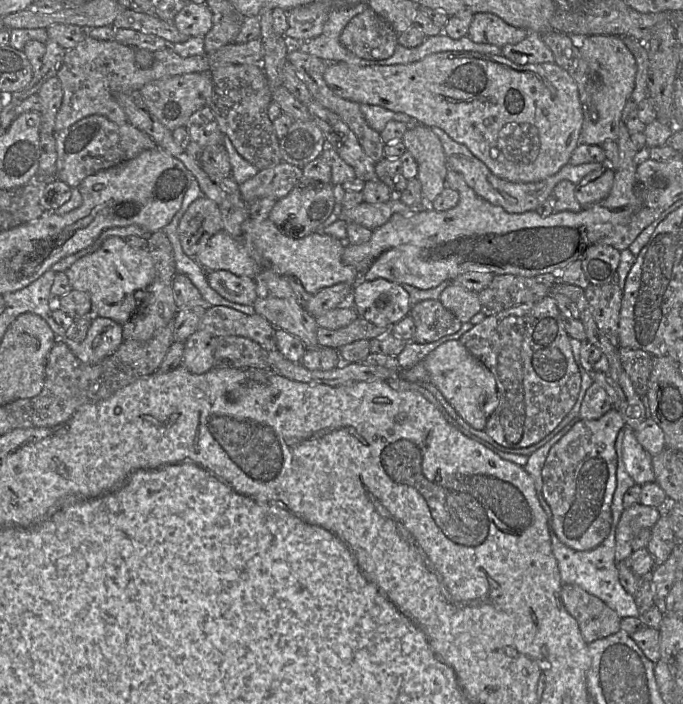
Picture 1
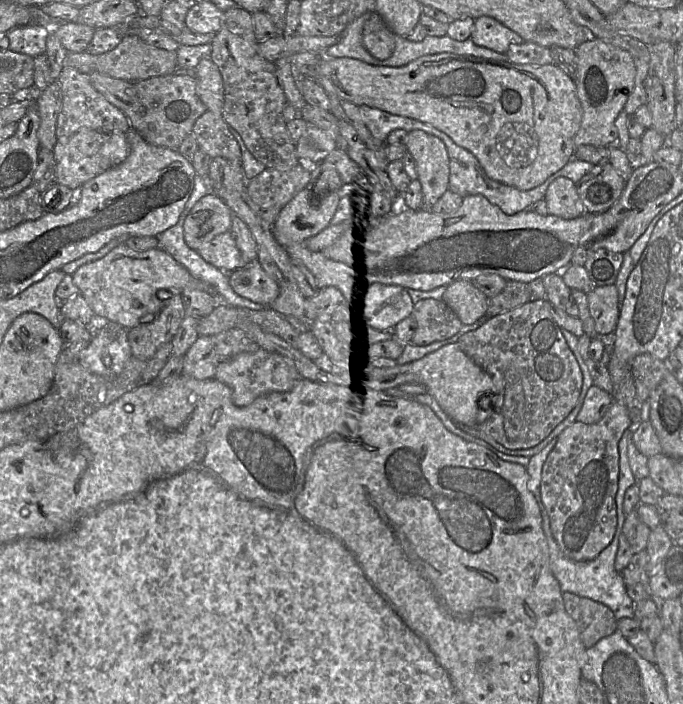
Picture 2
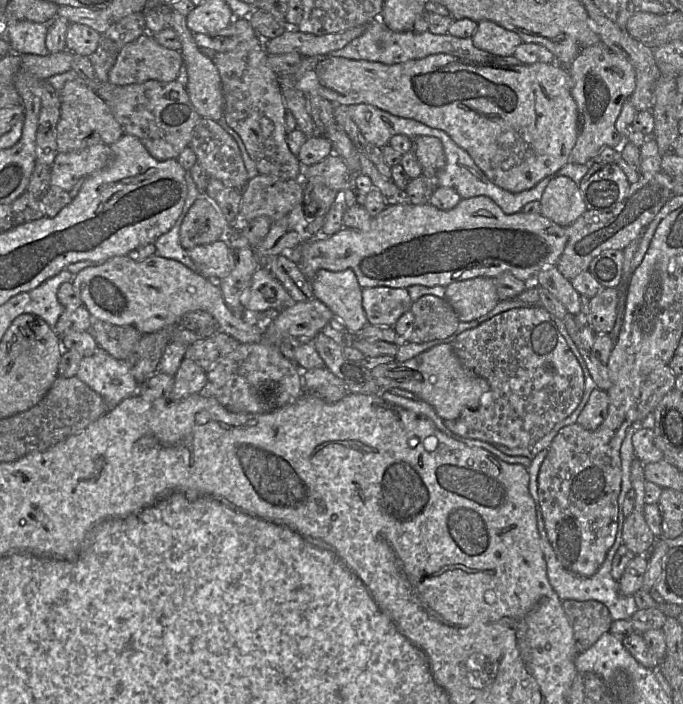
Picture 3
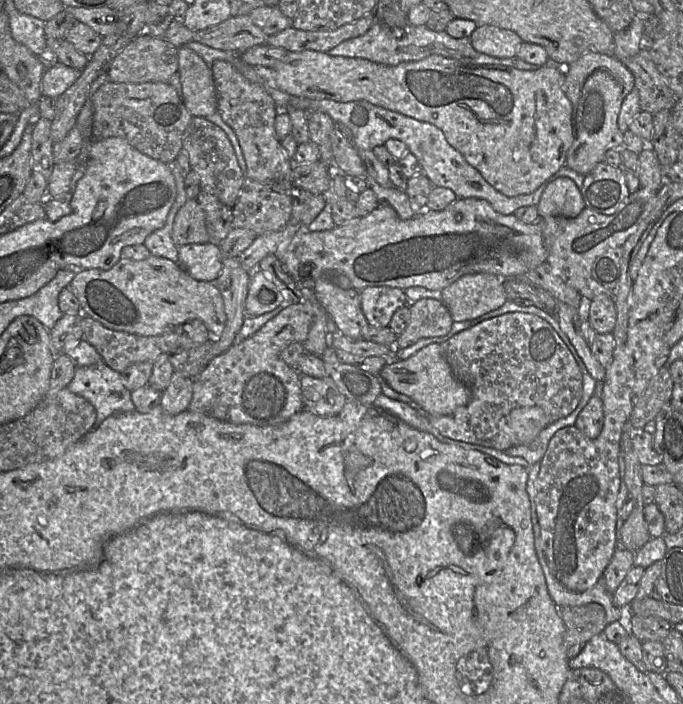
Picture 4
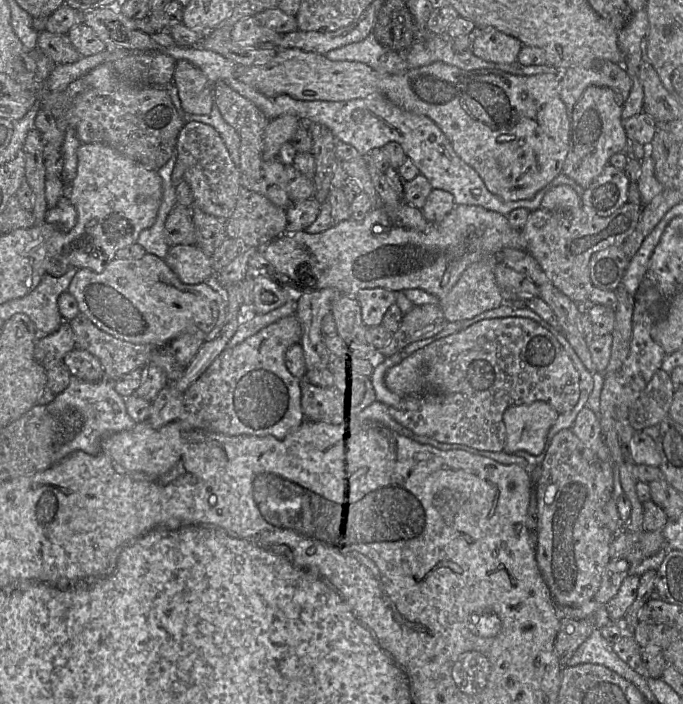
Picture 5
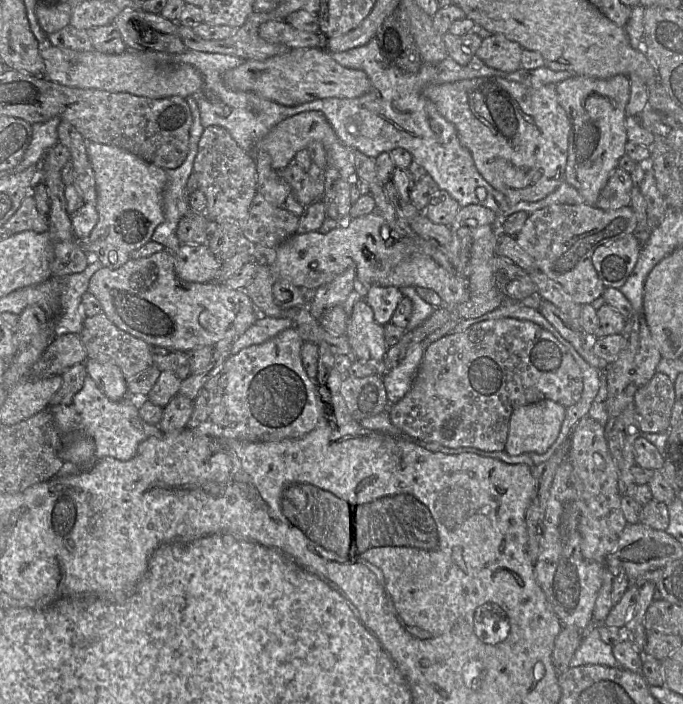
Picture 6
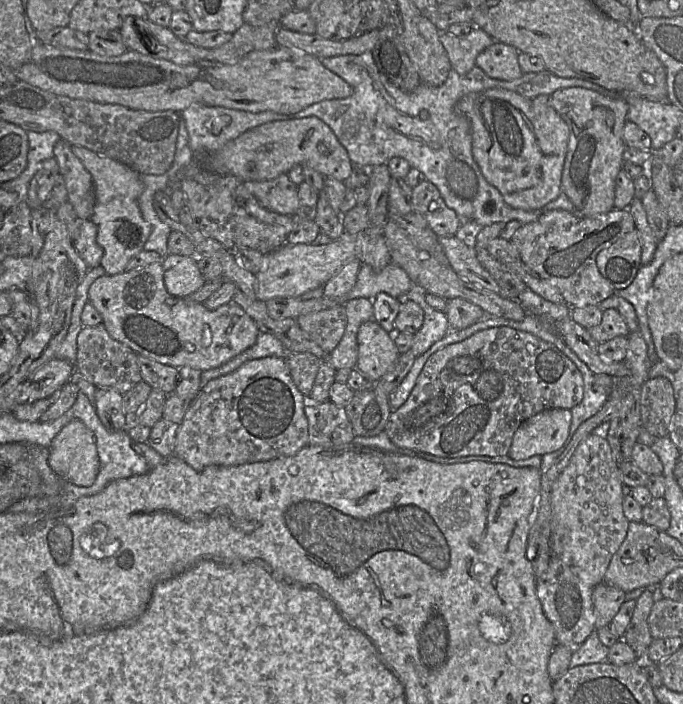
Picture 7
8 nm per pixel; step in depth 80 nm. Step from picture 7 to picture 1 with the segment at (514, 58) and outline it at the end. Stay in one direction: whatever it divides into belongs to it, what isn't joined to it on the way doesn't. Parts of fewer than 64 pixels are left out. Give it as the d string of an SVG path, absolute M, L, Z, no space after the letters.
M488 12L475 13L467 36L475 43L486 43L499 48L507 44L517 44L526 38L529 32L507 24L495 14Z

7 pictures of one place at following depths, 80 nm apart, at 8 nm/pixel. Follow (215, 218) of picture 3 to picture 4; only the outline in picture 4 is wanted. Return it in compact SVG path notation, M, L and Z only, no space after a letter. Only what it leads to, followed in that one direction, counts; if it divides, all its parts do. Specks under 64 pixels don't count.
M188 199L177 211L173 222L172 240L178 247L209 243L205 212L197 199Z

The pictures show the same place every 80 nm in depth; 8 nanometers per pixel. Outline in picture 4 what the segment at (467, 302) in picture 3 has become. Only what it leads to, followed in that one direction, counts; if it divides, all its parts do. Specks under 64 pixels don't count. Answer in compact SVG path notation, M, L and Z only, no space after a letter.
M488 273L463 275L442 290L442 301L454 322L478 318L500 308L508 300L504 280Z

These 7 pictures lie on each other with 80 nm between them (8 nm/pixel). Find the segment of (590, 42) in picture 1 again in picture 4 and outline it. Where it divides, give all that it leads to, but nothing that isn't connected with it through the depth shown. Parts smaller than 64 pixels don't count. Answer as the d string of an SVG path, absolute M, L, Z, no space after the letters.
M587 52L564 68L564 92L572 105L574 140L567 152L565 165L573 171L587 175L594 167L604 162L605 153L610 149L621 149L624 132L618 127L618 117L624 98L634 89L635 79L627 66L612 53Z

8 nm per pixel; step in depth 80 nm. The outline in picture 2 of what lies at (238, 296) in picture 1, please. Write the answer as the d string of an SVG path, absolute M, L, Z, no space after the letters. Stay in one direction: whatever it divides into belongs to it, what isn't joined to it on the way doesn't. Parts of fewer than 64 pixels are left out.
M257 260L227 275L237 295L261 307L269 307L279 295L279 285L264 272Z

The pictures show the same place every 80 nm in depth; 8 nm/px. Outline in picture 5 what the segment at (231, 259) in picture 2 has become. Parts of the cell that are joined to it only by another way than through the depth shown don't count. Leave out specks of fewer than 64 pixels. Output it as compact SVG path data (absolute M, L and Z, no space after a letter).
M196 244L170 246L164 260L185 284L207 282L216 274L212 267L211 256Z

